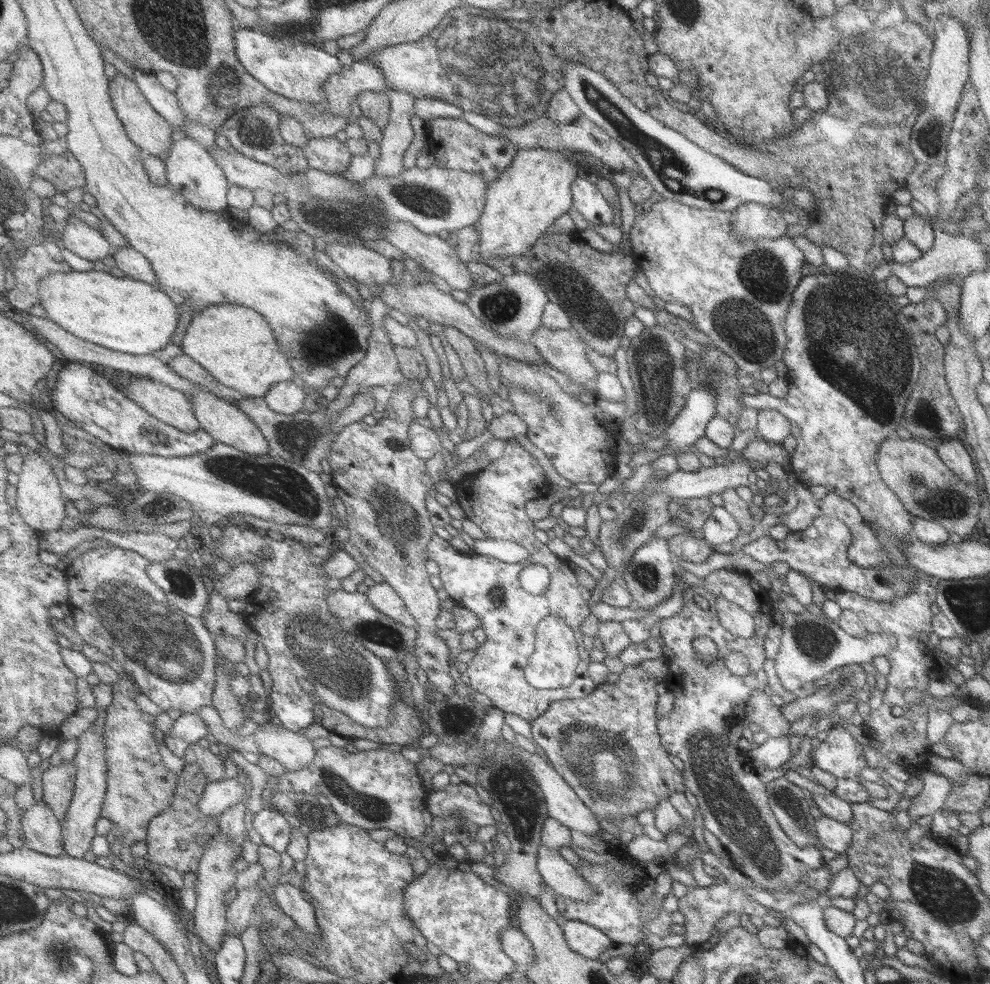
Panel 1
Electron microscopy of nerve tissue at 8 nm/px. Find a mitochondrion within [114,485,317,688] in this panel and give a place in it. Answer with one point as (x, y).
(178, 590)

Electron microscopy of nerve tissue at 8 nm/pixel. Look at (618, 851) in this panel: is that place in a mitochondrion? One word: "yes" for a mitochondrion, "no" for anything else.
no

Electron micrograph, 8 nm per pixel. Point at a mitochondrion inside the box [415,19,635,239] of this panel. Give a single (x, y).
(497, 81)

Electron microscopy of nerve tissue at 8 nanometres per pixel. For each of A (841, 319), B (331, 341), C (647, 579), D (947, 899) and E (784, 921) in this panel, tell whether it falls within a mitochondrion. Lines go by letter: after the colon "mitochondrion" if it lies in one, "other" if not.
A: mitochondrion
B: mitochondrion
C: mitochondrion
D: mitochondrion
E: other

